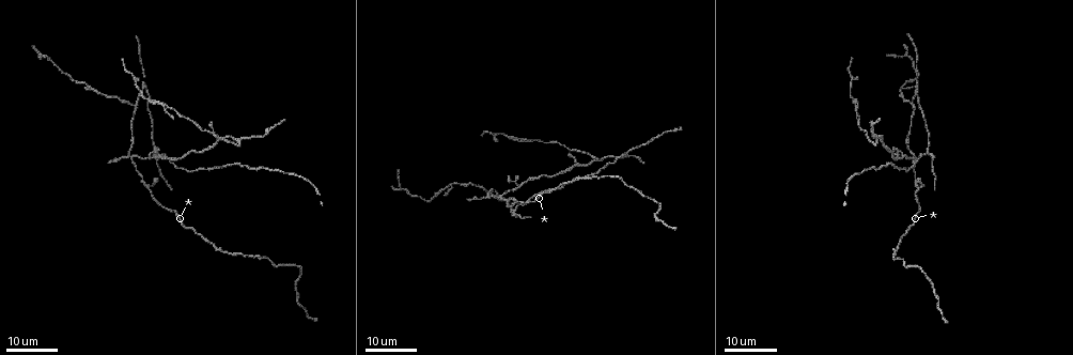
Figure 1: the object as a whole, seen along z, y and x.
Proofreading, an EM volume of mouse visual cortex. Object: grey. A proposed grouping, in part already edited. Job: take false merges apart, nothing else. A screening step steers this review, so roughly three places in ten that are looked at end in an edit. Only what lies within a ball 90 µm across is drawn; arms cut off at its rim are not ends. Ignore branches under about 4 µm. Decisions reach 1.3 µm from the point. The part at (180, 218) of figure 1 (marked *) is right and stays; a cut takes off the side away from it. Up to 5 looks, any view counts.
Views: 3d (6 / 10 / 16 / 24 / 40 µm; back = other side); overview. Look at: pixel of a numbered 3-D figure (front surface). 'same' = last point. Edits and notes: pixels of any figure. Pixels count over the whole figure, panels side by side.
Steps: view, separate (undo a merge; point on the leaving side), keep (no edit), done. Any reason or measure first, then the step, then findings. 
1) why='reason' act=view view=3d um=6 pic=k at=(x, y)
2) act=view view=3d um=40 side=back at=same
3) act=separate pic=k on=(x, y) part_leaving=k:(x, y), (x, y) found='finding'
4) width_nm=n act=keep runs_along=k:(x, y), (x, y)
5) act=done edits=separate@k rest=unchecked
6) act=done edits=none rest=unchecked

why='four-way junction' act=view view=3d um=16 pic=1 at=(129, 155)

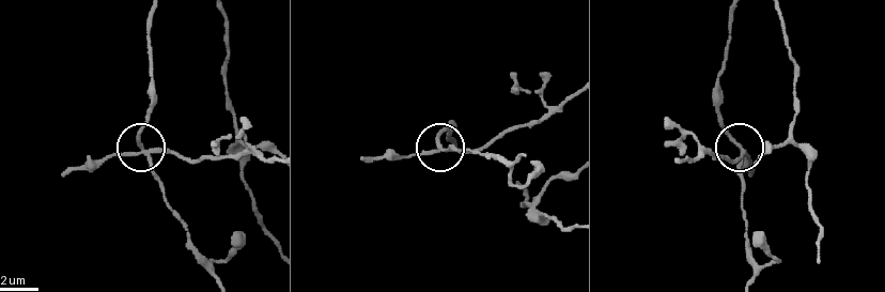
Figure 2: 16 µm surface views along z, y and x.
act=view view=3d um=6 pic=2 at=(144, 152)

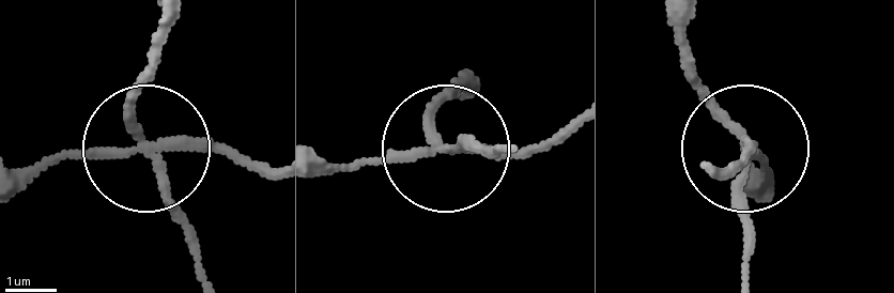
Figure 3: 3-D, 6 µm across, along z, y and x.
side_arm_um=61 act=separate pic=3 on=(224, 150) part_leaving=3:(154, 147), (227, 147), (277, 168) found='two cells meet here'

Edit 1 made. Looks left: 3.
act=view view=overview

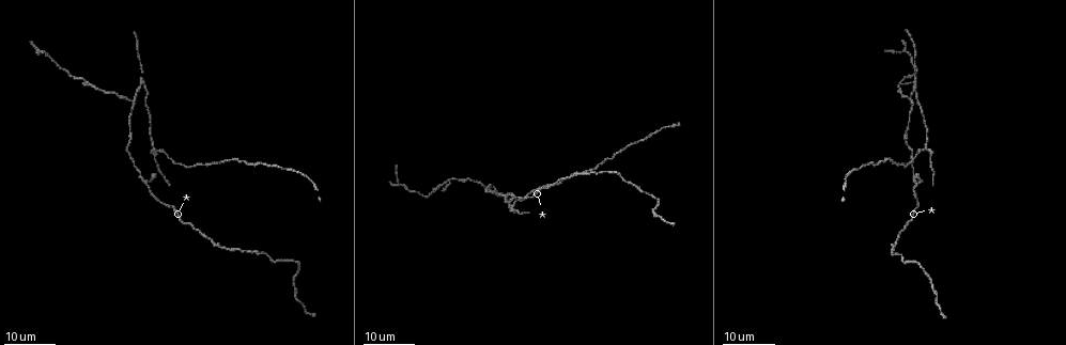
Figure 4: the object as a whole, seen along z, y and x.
why='arms part here' act=view view=3d um=24 pic=4 at=(915, 82)

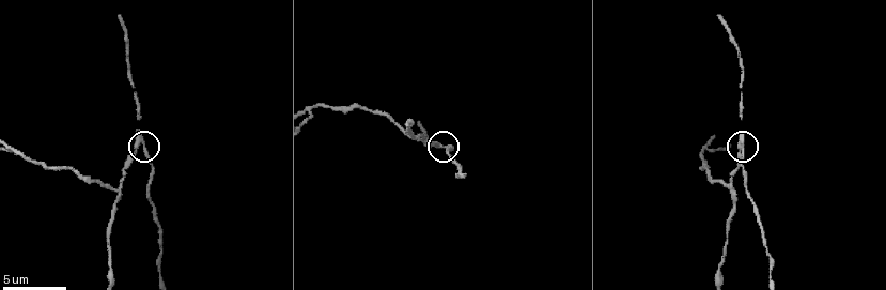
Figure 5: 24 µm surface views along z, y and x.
act=view view=3d um=10 pic=5 at=(442, 146)

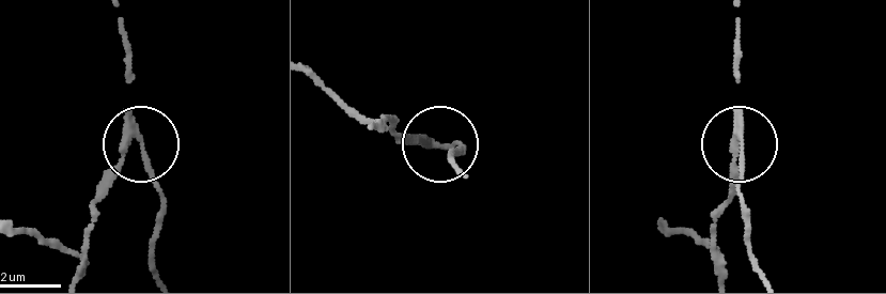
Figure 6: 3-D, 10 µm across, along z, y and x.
width_nm=210 act=separate pic=6 on=(154, 174) part_leaving=6:(131, 137), (159, 203), (154, 273) found='two cells meet here'

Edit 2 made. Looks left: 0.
act=done edits=separate@3,separate@6 rest=unchecked

